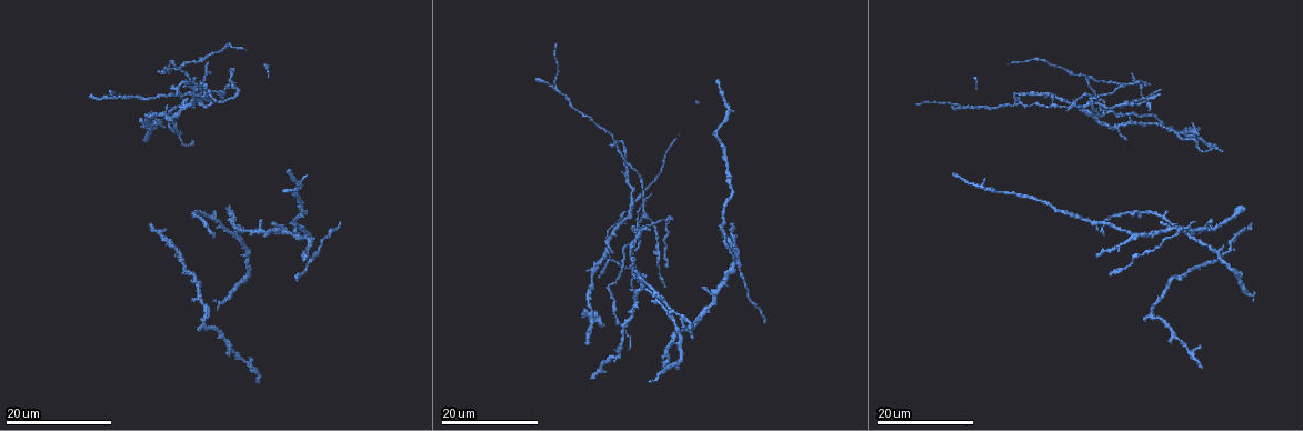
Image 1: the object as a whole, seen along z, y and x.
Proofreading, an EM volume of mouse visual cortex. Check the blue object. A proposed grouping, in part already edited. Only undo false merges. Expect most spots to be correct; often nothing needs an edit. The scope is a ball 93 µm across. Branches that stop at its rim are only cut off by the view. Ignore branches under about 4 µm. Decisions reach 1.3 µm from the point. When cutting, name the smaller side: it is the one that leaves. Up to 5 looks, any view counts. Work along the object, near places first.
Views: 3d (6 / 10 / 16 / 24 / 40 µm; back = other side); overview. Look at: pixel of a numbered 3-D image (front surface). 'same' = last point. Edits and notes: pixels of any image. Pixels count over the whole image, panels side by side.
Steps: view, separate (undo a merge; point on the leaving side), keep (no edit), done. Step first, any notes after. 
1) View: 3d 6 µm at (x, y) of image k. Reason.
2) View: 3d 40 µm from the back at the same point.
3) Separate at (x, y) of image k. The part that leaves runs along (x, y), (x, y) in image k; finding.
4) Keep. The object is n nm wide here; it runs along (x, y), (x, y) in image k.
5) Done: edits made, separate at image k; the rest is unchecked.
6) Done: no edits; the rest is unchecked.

View: 3d 24 µm at (642, 202) of image 1. Four or more arms meet.

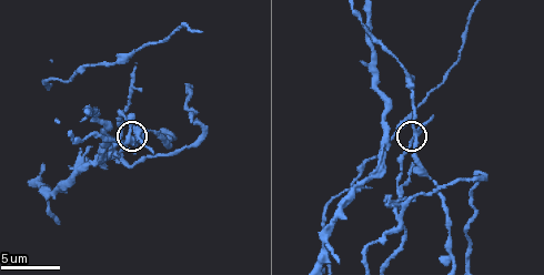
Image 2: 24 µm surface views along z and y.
View: 3d 6 µm at (416, 138) of image 2.

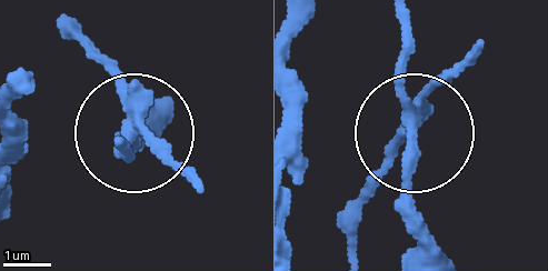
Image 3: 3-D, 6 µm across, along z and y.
Separate at (170, 157) of image 3. The side arm is 21 µm long; two cells meet here.

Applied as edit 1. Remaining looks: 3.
View: overview.

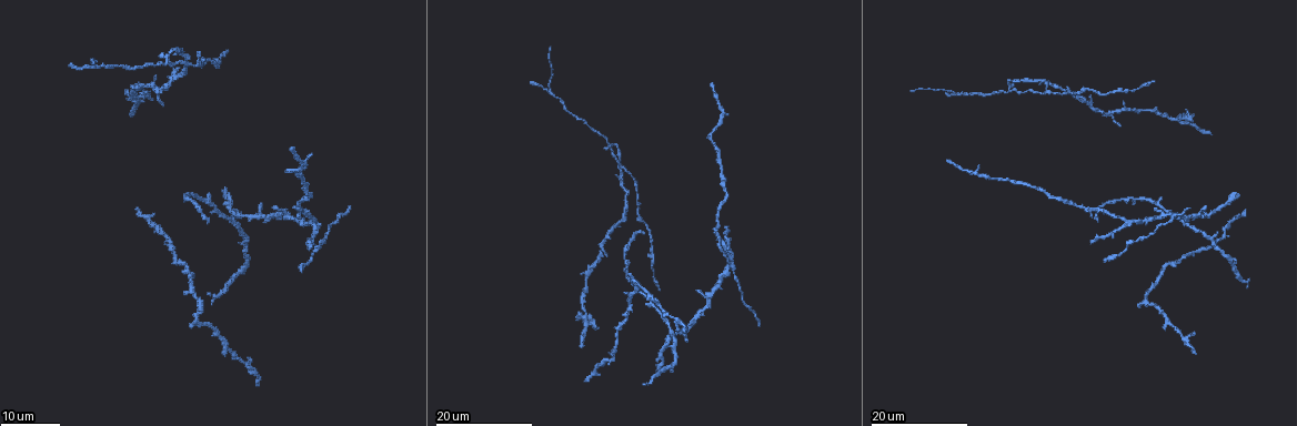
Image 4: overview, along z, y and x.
View: 3d 16 µm at (612, 144) of image 4. Branch point.

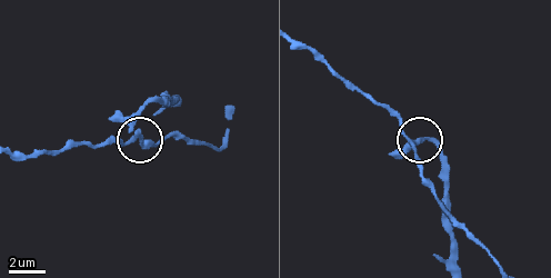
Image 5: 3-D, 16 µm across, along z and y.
View: 3d 6 µm at (411, 144) of image 5.

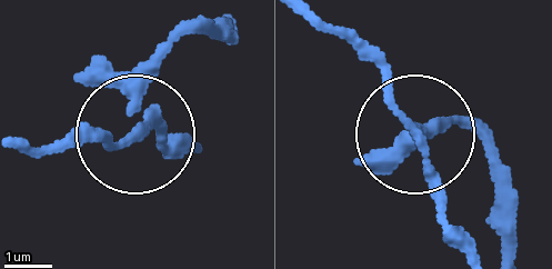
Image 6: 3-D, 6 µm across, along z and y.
Keep. 3 arms meet here; it runs along (474, 248), (414, 128), (343, 37) in image 6; continuous, no second cell.

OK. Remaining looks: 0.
Done: edits made, separate at image 3; the rest is unchecked.

